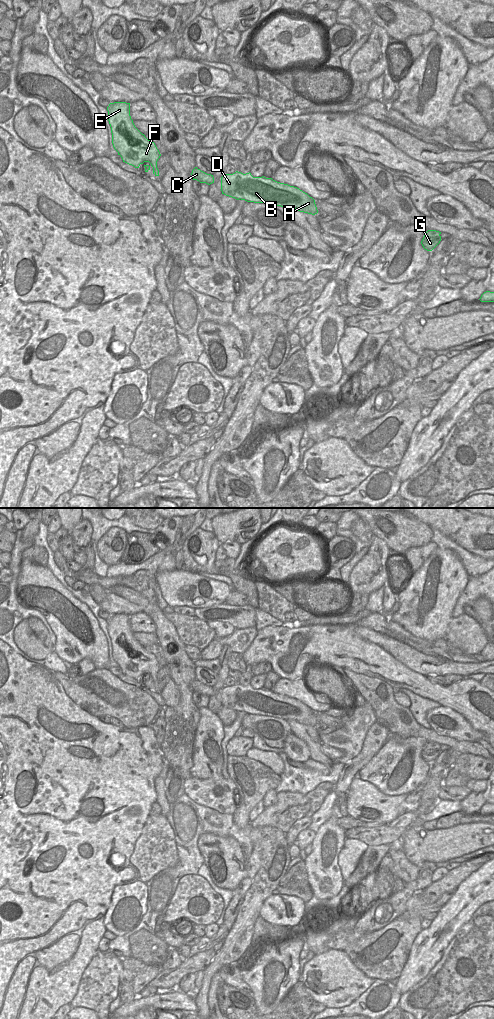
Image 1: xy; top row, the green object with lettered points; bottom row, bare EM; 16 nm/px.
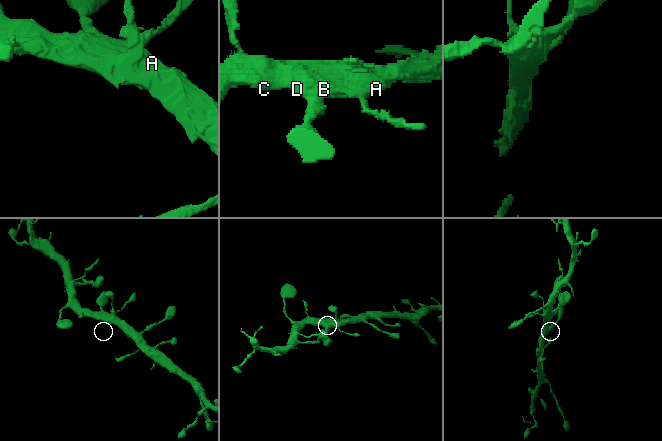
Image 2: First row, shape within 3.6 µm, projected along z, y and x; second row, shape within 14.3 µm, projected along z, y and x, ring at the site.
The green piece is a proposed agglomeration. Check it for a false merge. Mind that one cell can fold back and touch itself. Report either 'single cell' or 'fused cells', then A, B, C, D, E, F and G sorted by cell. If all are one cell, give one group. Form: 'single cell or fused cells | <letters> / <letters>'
single cell | A B C D E F G

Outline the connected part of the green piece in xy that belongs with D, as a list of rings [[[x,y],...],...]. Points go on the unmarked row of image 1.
[[[250,684],[224,686],[221,689],[221,703],[237,712],[295,720],[312,727],[318,725],[315,712],[299,700],[264,688],[253,689]]]

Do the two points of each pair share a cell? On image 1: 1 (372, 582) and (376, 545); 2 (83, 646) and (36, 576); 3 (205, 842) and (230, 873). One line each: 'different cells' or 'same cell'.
1: same cell
2: same cell
3: same cell

